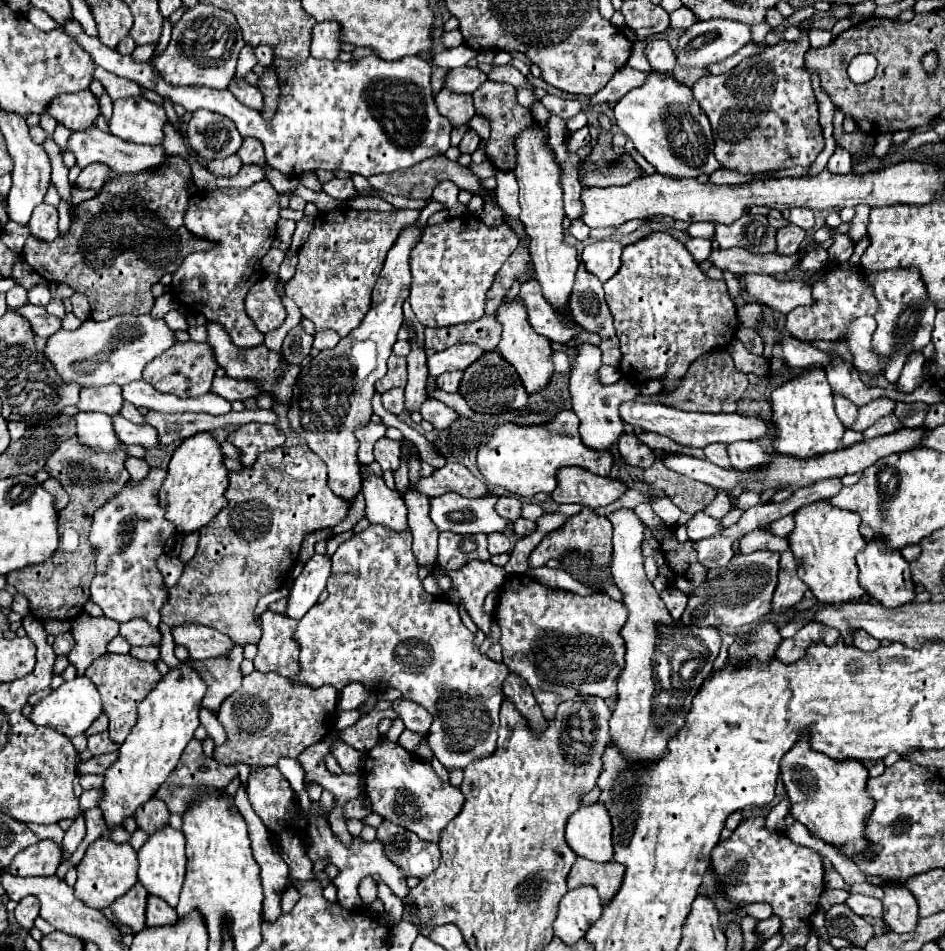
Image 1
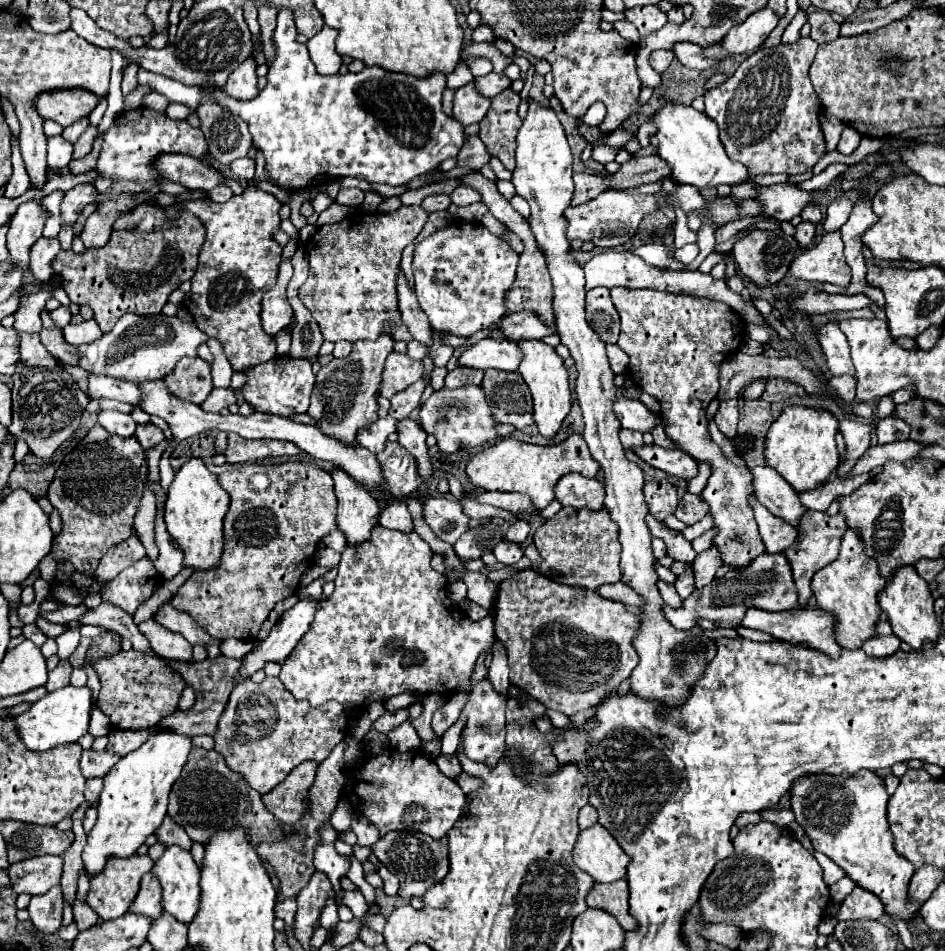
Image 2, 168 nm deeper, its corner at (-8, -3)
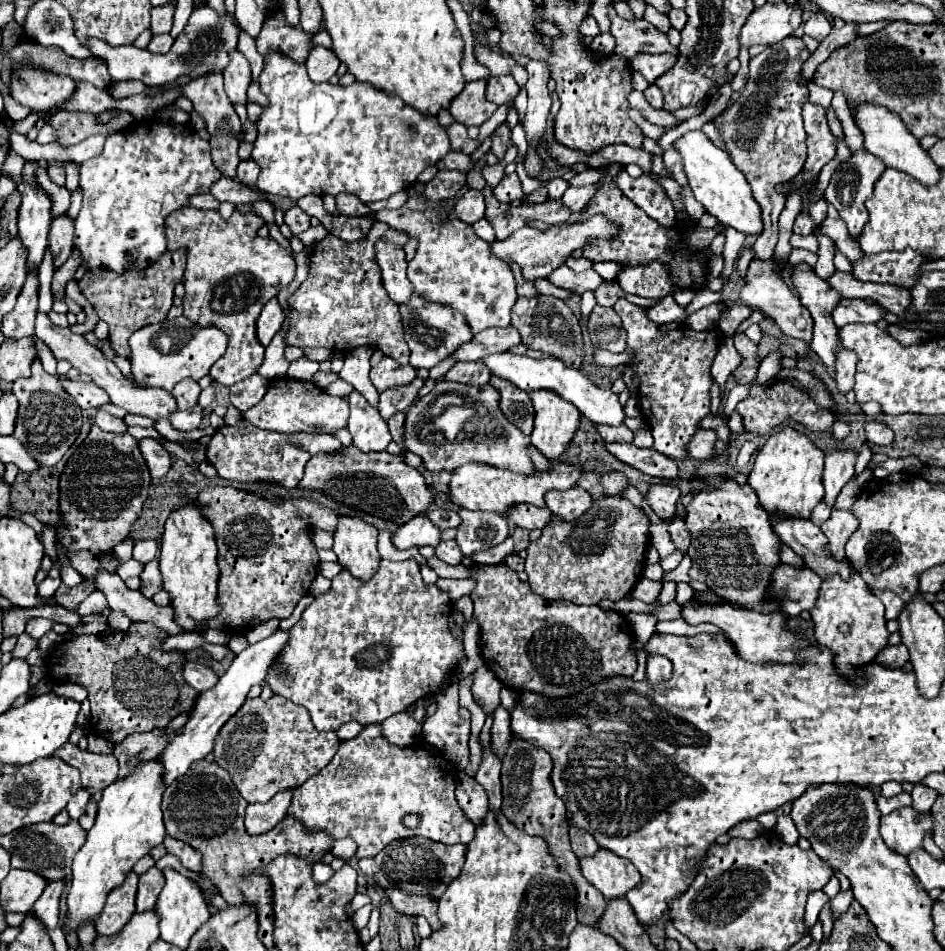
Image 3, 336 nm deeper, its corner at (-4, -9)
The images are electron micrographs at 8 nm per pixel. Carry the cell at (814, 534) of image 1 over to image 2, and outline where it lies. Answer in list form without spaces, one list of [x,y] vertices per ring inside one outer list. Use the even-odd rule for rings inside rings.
[[[846,528],[840,544],[840,554],[834,562],[818,570],[812,578],[812,592],[822,610],[830,610],[836,614],[836,640],[844,648],[860,648],[864,640],[872,638],[874,624],[880,616],[880,606],[876,594],[884,588],[886,580],[880,576],[876,560],[870,560],[864,552],[864,544],[860,544],[860,532],[852,532]]]

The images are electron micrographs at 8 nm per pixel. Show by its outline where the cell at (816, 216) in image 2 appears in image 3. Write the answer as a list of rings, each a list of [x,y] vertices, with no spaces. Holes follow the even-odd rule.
[[[820,198],[818,202],[814,202],[814,204],[810,206],[808,214],[810,214],[810,218],[812,218],[816,224],[820,224],[820,222],[826,218],[826,210],[828,210],[828,202],[826,202],[824,198]]]

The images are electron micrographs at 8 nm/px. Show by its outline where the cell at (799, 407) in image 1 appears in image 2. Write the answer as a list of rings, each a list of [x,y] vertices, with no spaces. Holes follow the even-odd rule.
[[[786,406],[766,434],[766,464],[772,466],[798,492],[816,488],[840,464],[836,448],[836,434],[840,432],[838,428],[838,418],[828,410],[816,410],[808,406]]]

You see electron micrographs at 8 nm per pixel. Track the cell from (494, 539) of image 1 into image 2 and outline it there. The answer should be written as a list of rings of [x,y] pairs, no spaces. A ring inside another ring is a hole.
[[[500,540],[500,544],[496,544],[496,548],[492,552],[498,558],[498,562],[502,562],[502,564],[514,564],[524,556],[522,548],[508,540]]]

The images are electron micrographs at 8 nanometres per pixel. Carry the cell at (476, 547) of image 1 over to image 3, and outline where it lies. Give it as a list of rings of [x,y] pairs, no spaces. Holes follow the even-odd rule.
[[[461,507],[458,514],[462,524],[456,532],[456,544],[466,558],[476,550],[500,544],[510,536],[506,518],[496,512],[471,511]]]

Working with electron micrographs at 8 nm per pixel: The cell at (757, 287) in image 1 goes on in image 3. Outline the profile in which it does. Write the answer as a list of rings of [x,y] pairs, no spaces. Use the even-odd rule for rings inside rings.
[[[842,298],[832,312],[832,318],[834,318],[834,324],[842,328],[846,324],[876,324],[884,318],[884,314],[886,310],[878,304],[870,304],[866,300]]]

